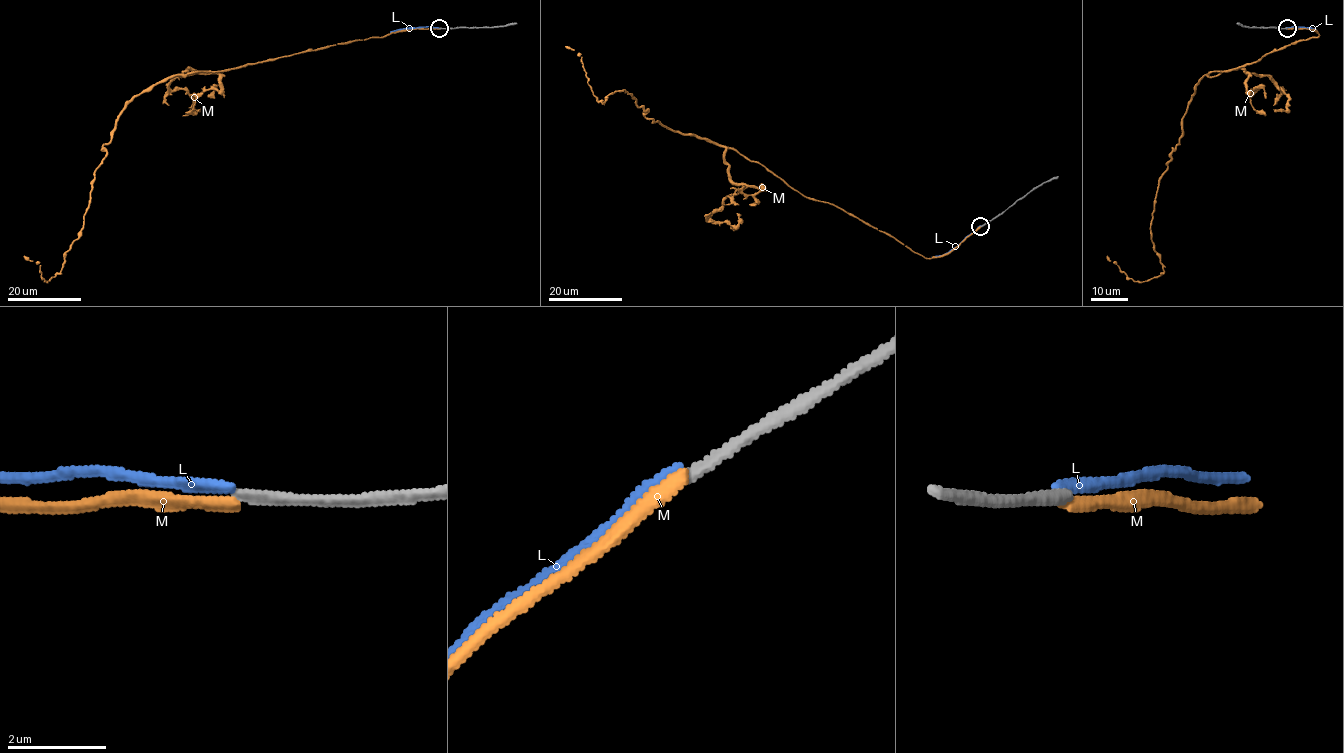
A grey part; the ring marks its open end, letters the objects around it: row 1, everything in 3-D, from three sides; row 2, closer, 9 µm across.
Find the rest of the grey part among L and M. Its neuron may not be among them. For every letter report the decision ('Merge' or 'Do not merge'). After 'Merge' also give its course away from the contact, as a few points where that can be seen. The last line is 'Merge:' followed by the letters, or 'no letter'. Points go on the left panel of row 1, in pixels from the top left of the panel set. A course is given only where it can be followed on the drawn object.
L: Do not merge
M: Do not merge
Merge: no letter

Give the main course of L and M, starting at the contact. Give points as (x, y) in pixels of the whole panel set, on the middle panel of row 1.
L: (980, 226), (948, 252), (932, 257)
M: (981, 226), (926, 258), (734, 150), (647, 118), (623, 90), (601, 103), (581, 57), (565, 46)

